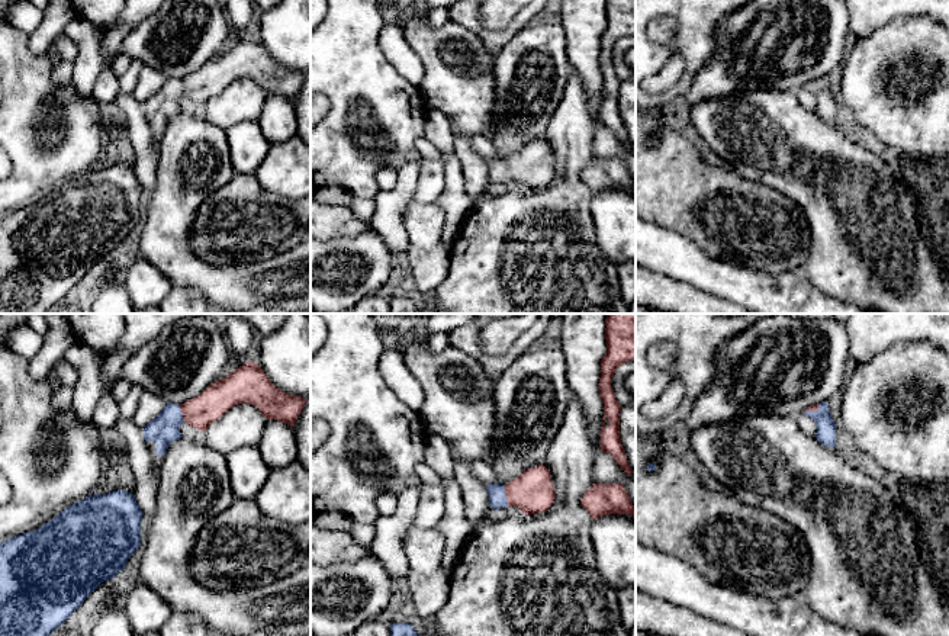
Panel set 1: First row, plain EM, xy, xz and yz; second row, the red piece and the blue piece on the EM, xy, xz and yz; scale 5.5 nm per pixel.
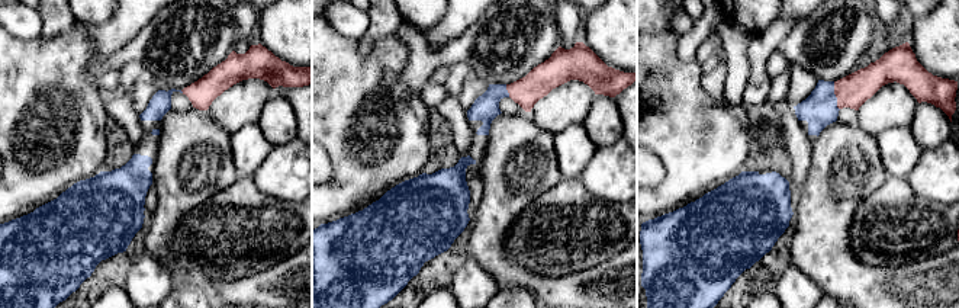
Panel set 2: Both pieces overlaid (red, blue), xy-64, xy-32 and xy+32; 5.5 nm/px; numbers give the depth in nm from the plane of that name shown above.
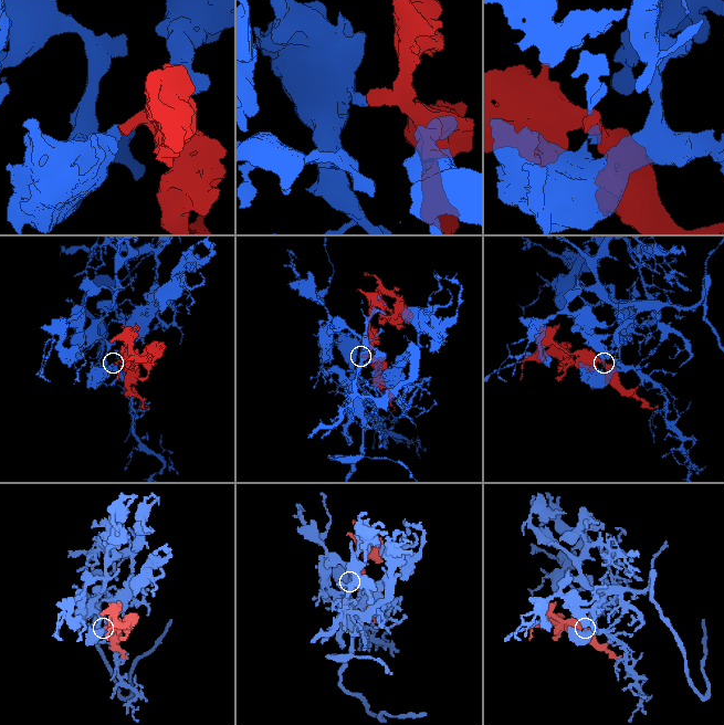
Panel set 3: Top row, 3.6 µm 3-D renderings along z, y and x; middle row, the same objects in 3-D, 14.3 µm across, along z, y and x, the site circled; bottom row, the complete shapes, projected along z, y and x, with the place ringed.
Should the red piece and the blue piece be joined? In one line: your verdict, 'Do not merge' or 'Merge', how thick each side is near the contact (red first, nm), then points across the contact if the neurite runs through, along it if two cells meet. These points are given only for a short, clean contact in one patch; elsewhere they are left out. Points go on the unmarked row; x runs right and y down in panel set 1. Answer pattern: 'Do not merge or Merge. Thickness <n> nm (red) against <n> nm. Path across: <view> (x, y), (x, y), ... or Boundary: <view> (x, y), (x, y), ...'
Merge. Thickness 240 nm (red) against 100 nm. Path across: xz (533, 167), (505, 170), (496, 167)

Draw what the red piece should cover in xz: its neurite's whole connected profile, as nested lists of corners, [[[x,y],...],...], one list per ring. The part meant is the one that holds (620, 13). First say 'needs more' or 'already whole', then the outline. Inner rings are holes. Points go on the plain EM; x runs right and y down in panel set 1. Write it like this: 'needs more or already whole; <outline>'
already whole; [[[607,0],[607,28],[601,35],[599,71],[604,78],[601,103],[601,125],[611,129],[620,142],[633,151],[624,122],[620,115],[621,80],[614,71],[611,54],[625,36],[636,35],[636,0]]]

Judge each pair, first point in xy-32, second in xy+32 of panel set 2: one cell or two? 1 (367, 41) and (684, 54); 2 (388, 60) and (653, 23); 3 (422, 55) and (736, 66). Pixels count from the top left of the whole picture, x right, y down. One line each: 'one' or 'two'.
1: one
2: two
3: one

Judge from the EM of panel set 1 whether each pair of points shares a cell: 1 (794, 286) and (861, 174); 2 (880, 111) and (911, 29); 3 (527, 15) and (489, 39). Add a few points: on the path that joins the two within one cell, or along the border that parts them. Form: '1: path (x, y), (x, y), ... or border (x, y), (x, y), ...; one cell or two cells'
1: border (807, 276), (817, 288), (833, 298); two cells
2: path (874, 90), (874, 70), (891, 50); one cell
3: path (518, 22), (498, 39); one cell

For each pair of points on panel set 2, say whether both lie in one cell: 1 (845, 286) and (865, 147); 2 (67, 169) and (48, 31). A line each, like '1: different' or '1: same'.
1: same
2: different

